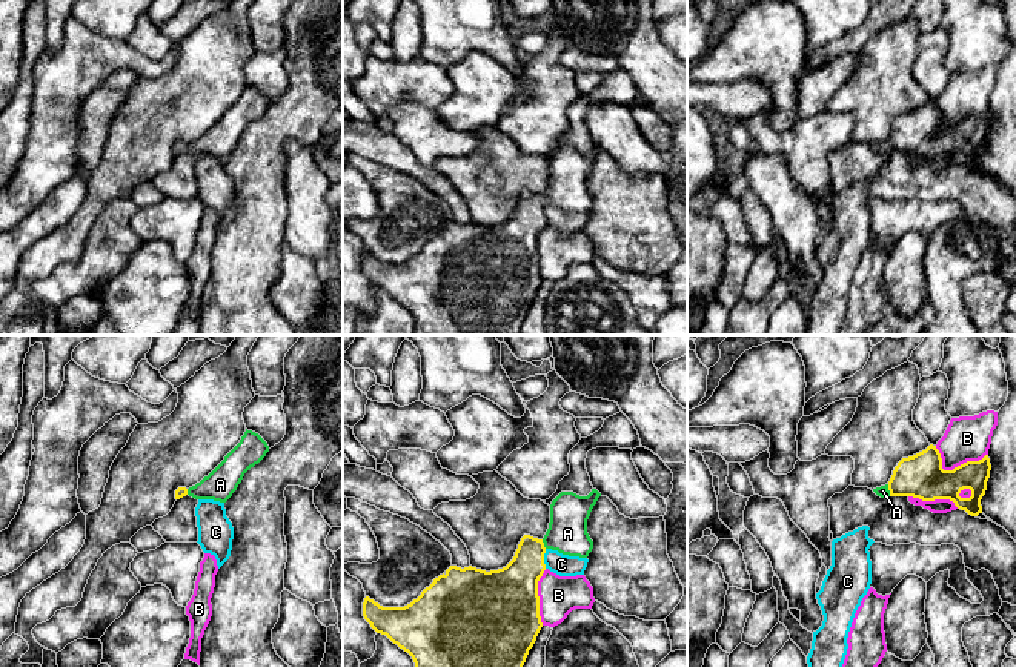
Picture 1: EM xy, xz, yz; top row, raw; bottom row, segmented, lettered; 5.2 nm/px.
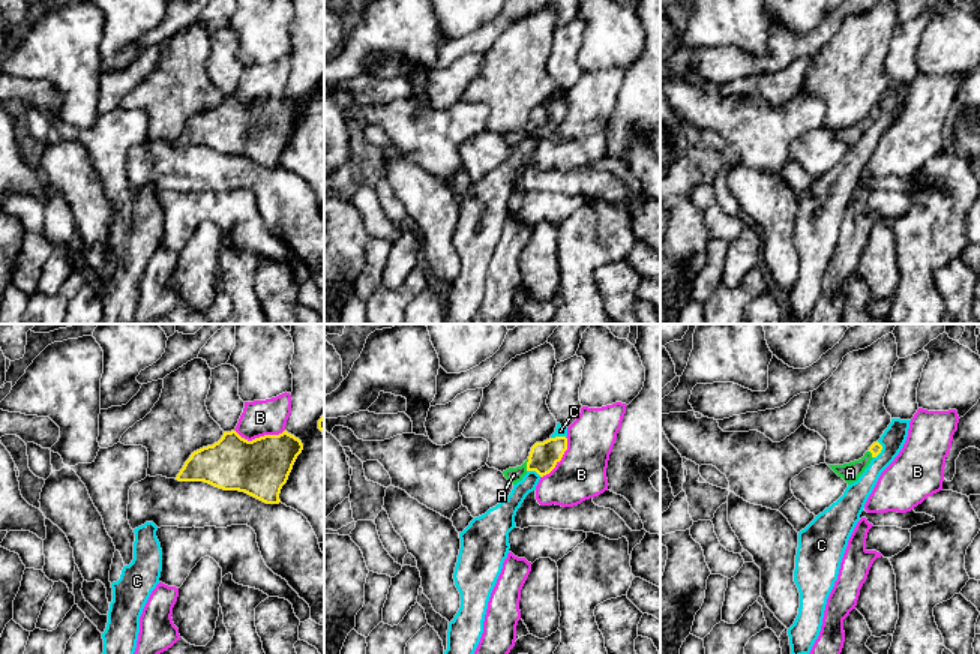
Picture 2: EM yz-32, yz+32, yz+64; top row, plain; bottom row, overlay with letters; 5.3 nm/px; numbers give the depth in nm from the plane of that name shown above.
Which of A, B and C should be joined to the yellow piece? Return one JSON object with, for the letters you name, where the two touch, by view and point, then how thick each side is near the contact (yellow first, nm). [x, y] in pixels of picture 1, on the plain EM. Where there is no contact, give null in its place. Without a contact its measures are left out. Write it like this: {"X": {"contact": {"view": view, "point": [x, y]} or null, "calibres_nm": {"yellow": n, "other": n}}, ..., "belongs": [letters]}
{"A": {"contact": {"view": "yz", "point": [889, 145]}, "calibres_nm": {"yellow": 220, "other": 60}}, "belongs": ["A"]}

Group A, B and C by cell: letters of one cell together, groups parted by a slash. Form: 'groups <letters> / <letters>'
groups A / B / C

